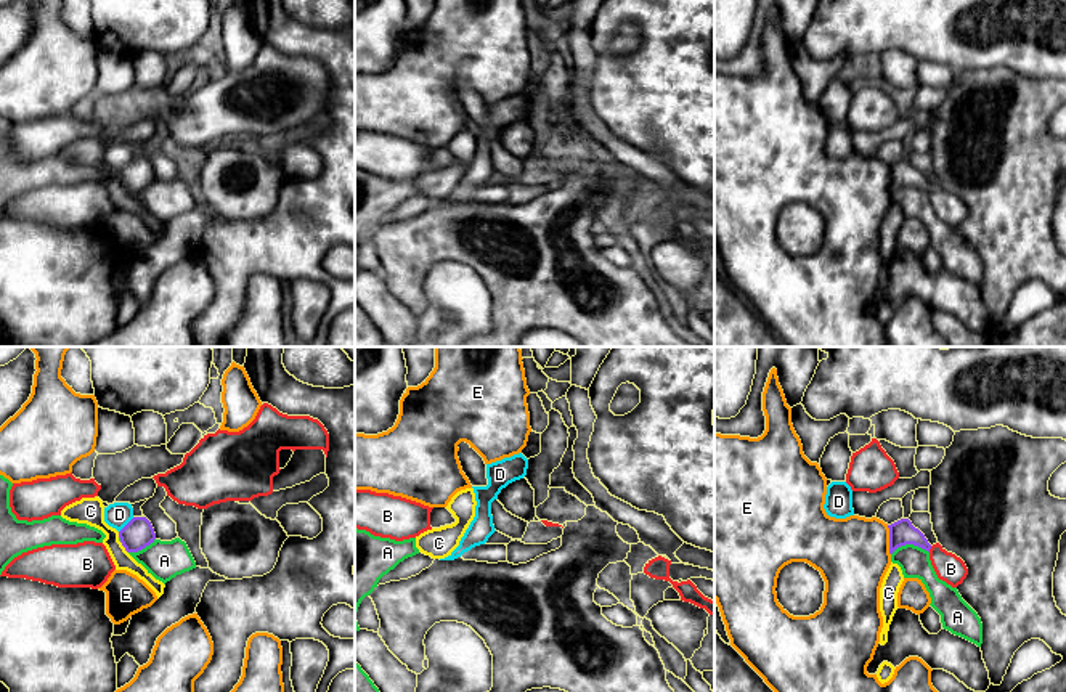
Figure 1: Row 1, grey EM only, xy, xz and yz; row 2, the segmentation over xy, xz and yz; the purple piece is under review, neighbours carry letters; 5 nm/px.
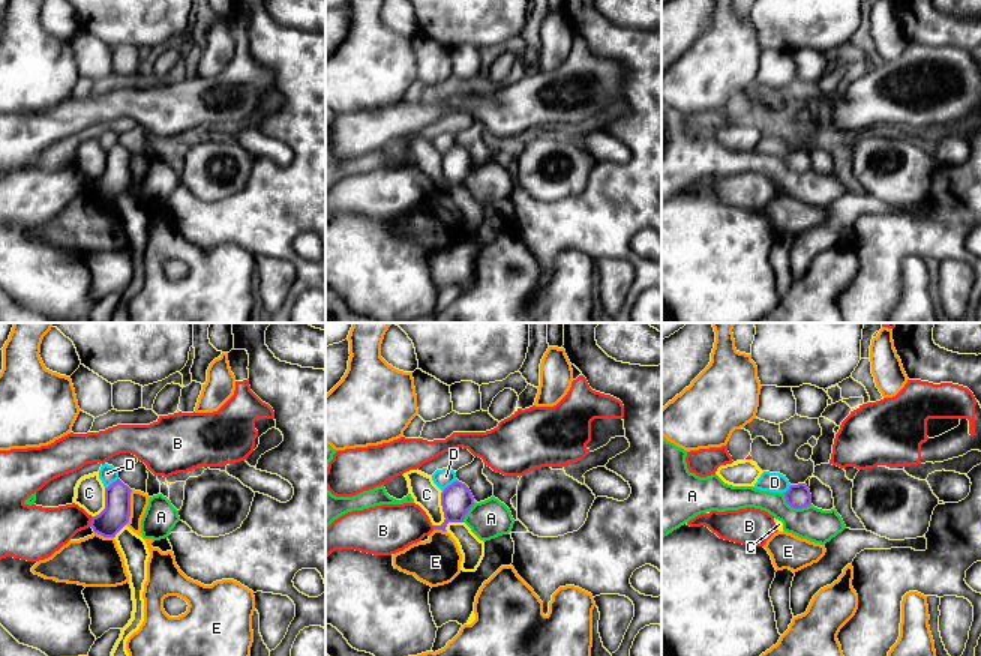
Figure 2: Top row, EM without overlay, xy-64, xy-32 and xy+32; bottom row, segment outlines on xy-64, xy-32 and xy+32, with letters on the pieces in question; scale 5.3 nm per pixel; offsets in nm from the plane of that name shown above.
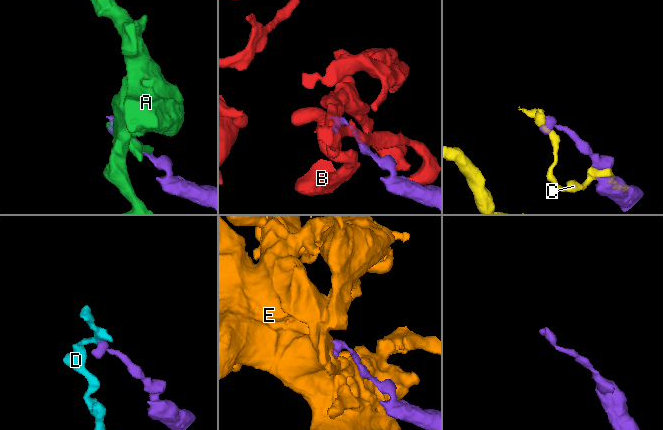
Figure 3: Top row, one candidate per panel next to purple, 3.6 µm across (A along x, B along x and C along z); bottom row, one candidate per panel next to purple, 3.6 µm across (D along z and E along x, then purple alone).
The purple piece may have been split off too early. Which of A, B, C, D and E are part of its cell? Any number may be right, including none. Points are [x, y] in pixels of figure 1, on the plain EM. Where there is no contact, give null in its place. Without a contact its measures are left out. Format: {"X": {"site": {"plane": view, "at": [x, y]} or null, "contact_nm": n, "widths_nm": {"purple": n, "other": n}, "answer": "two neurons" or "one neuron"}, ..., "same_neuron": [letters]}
{"A": {"site": {"plane": "yz", "at": [909, 183]}, "contact_nm": 190, "widths_nm": {"purple": 120, "other": 150}, "answer": "two neurons"}, "B": {"site": {"plane": "yz", "at": [930, 188]}, "contact_nm": 40, "widths_nm": {"purple": 120, "other": 140}, "answer": "two neurons"}, "C": {"site": {"plane": "xy", "at": [124, 187]}, "contact_nm": 80, "widths_nm": {"purple": 150, "other": 140}, "answer": "two neurons"}, "D": {"site": {"plane": "xy", "at": [126, 166]}, "contact_nm": 110, "widths_nm": {"purple": 150, "other": 120}, "answer": "two neurons"}, "E": {"site": {"plane": "yz", "at": [890, 180]}, "contact_nm": 150, "widths_nm": {"purple": 120, "other": 360}, "answer": "two neurons"}, "same_neuron": []}

